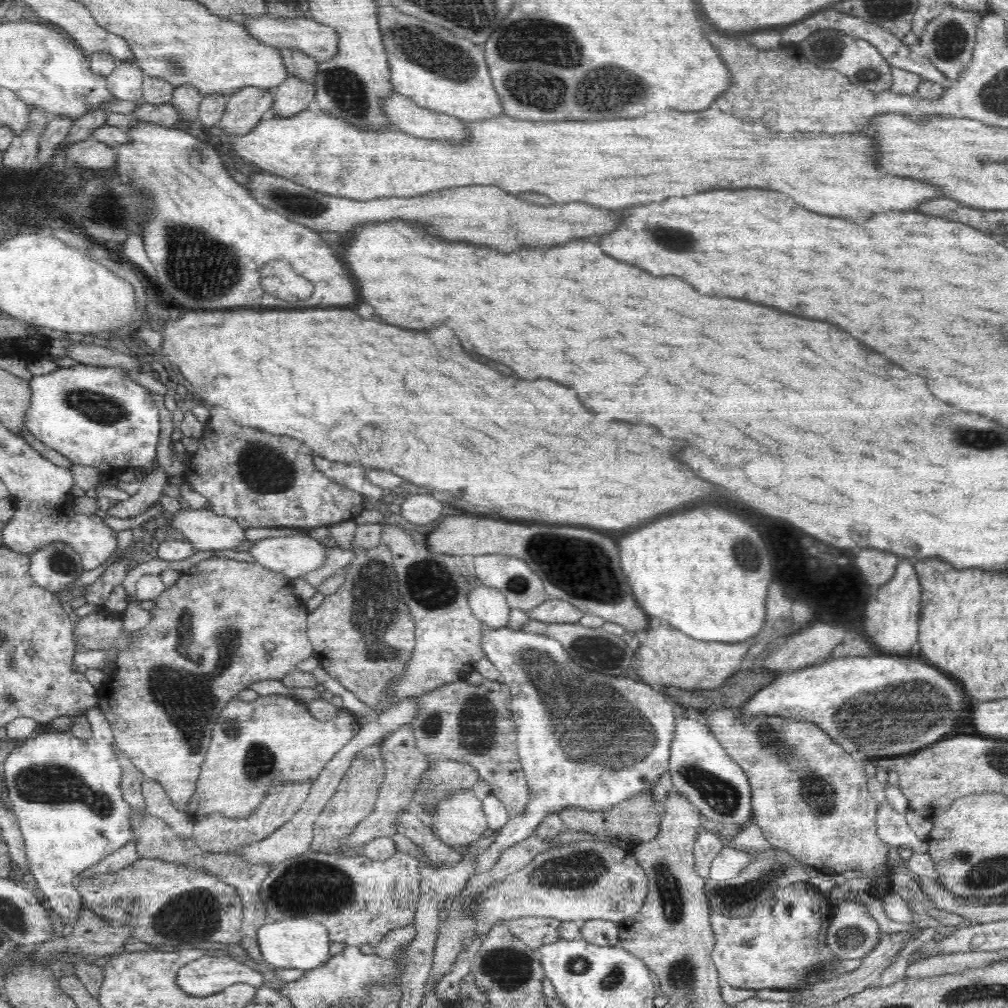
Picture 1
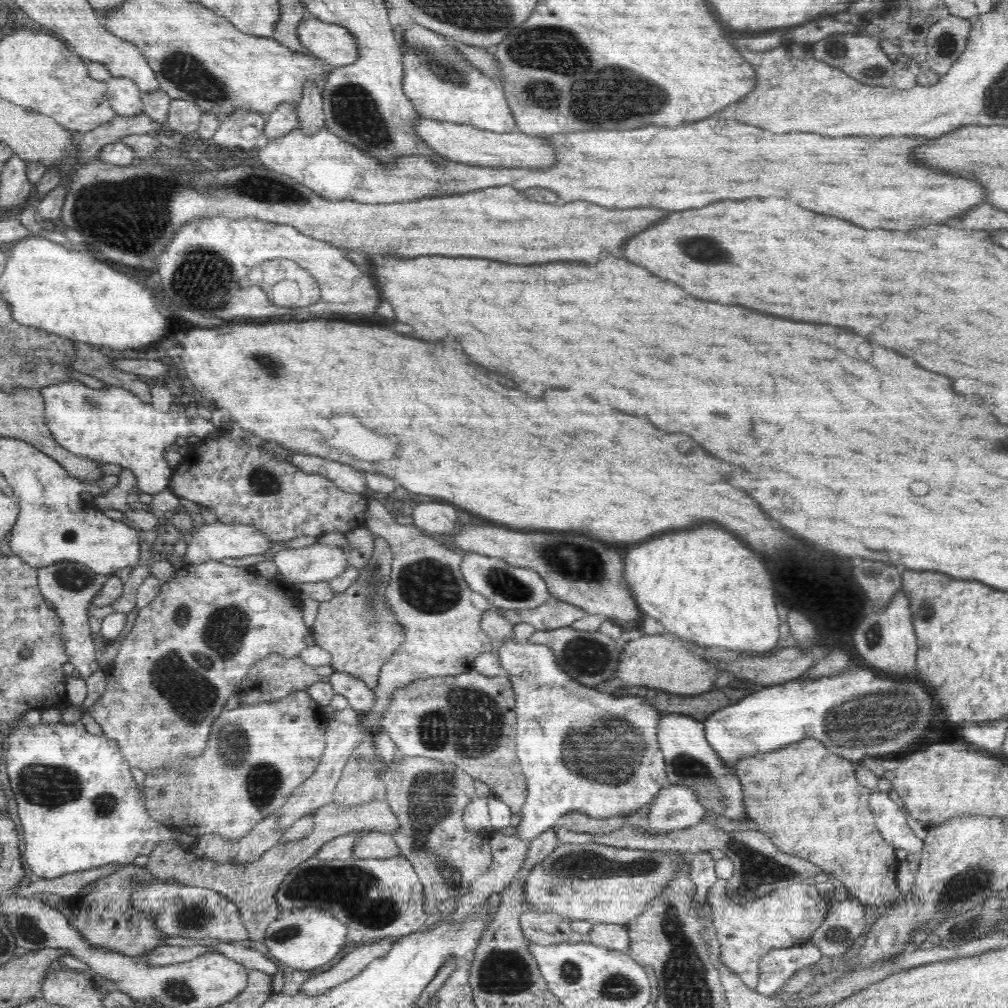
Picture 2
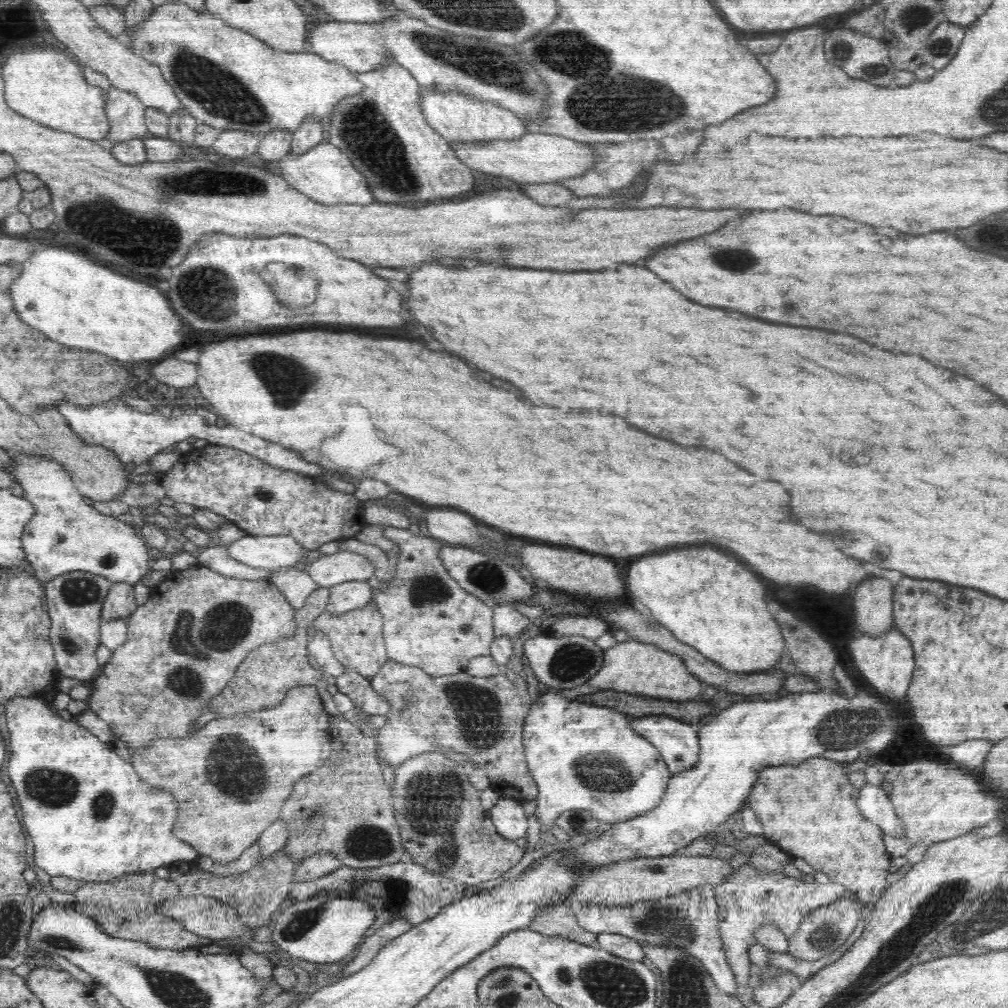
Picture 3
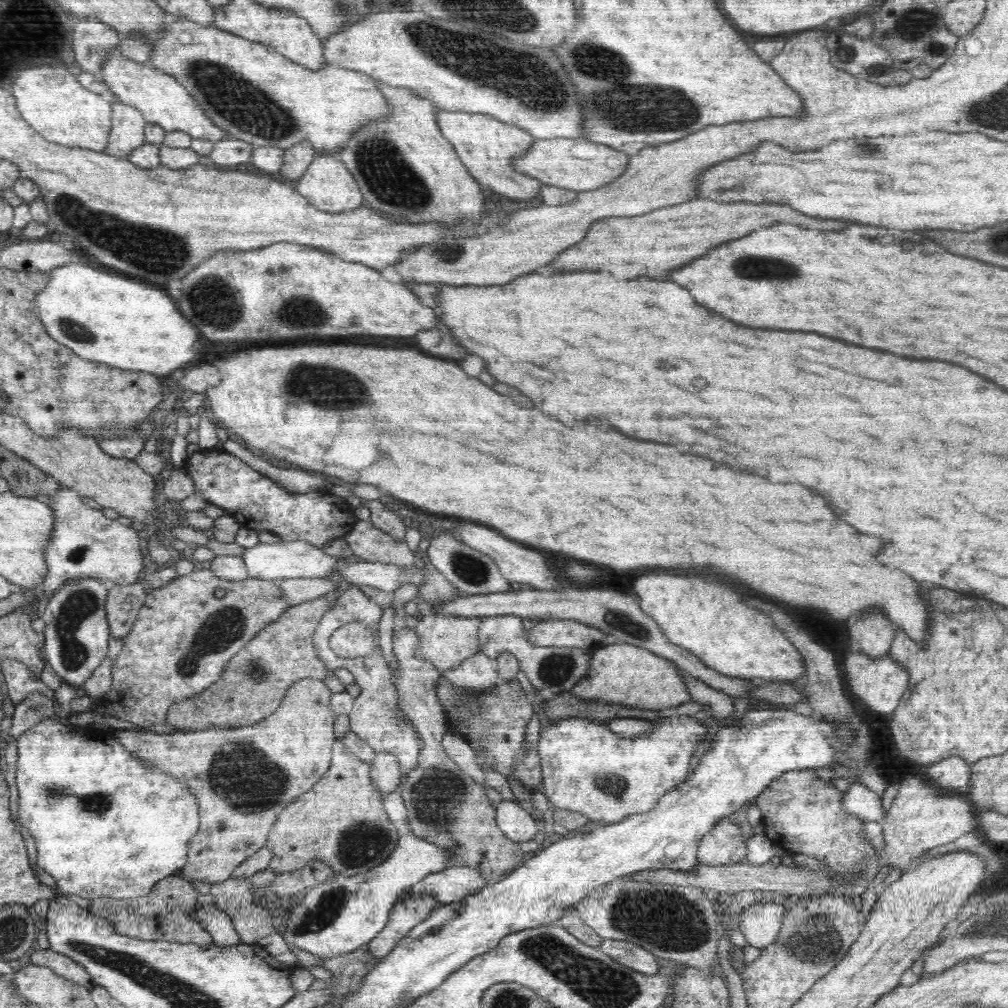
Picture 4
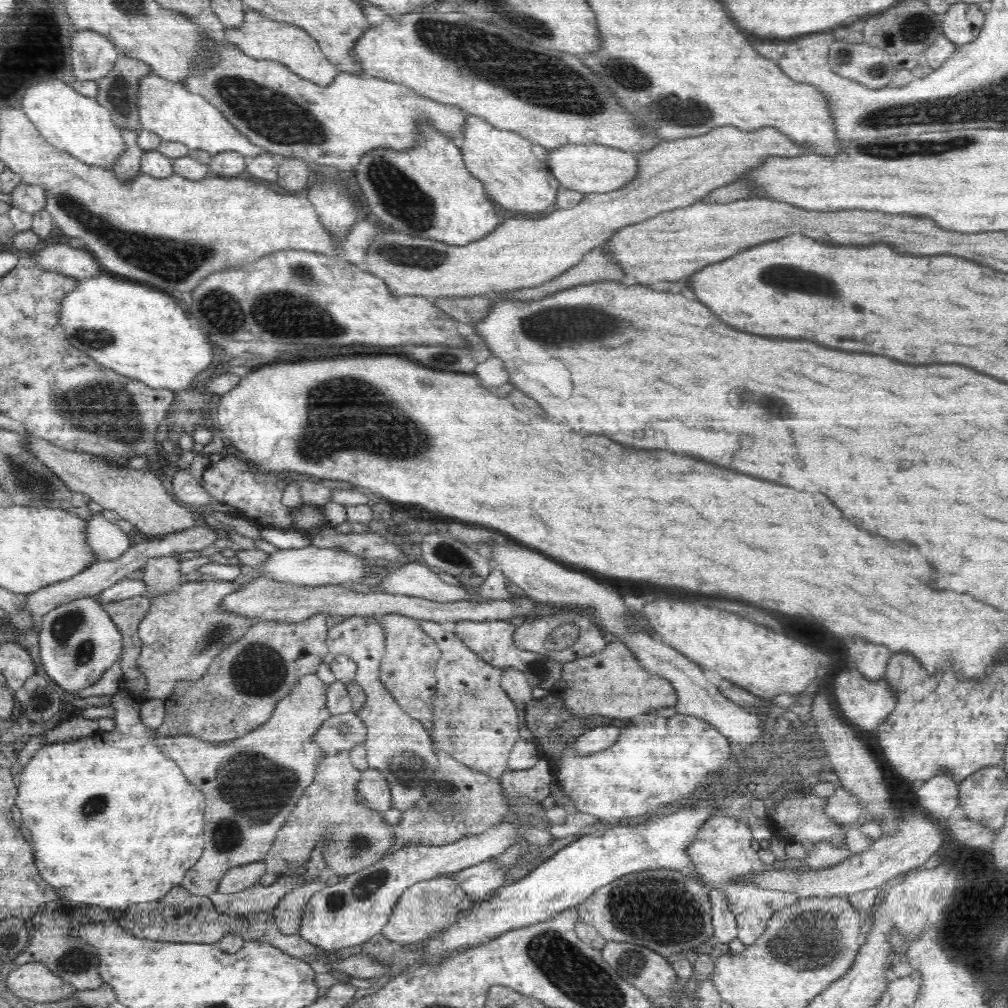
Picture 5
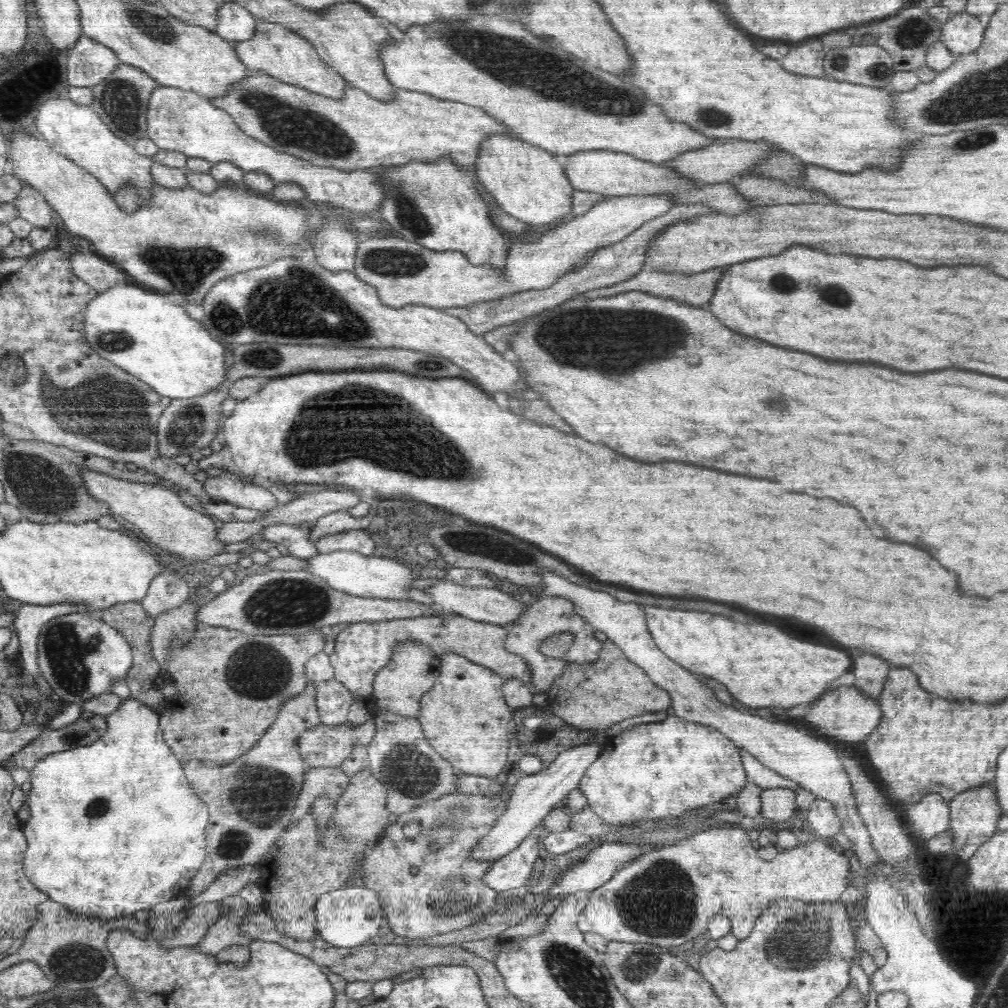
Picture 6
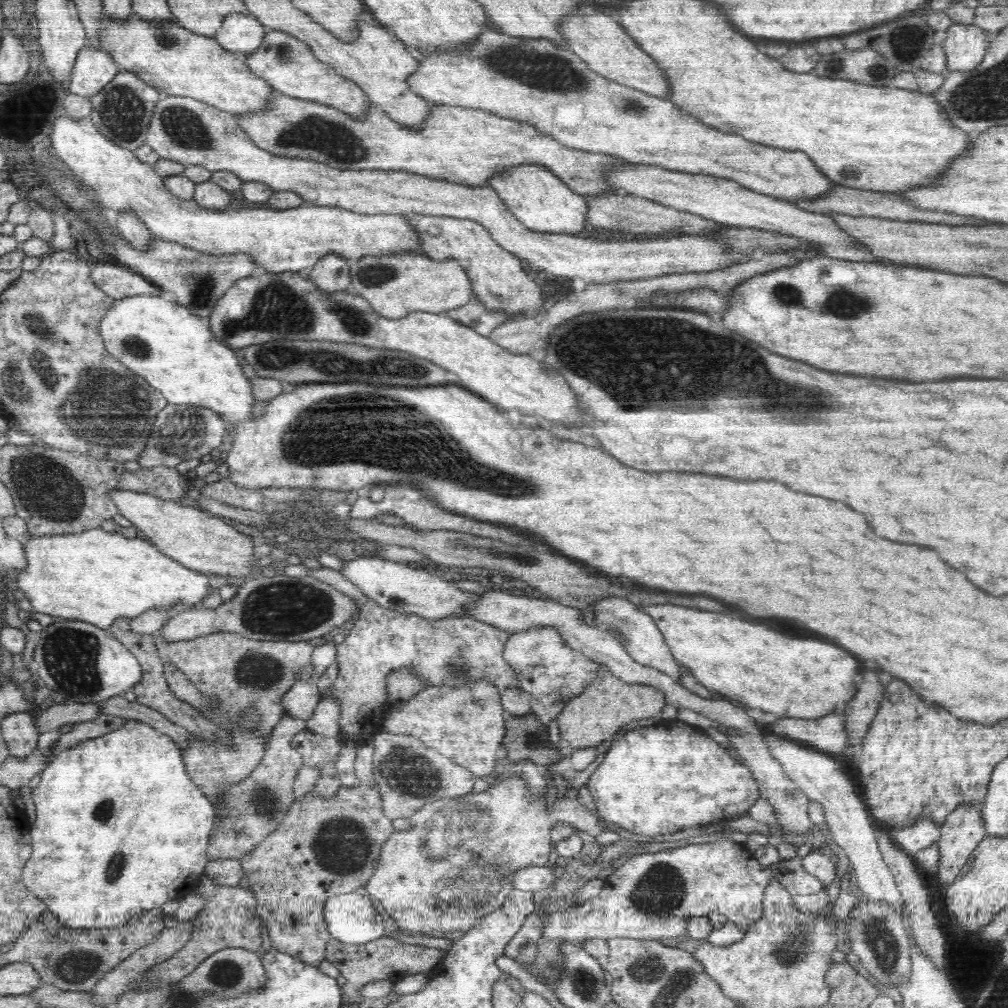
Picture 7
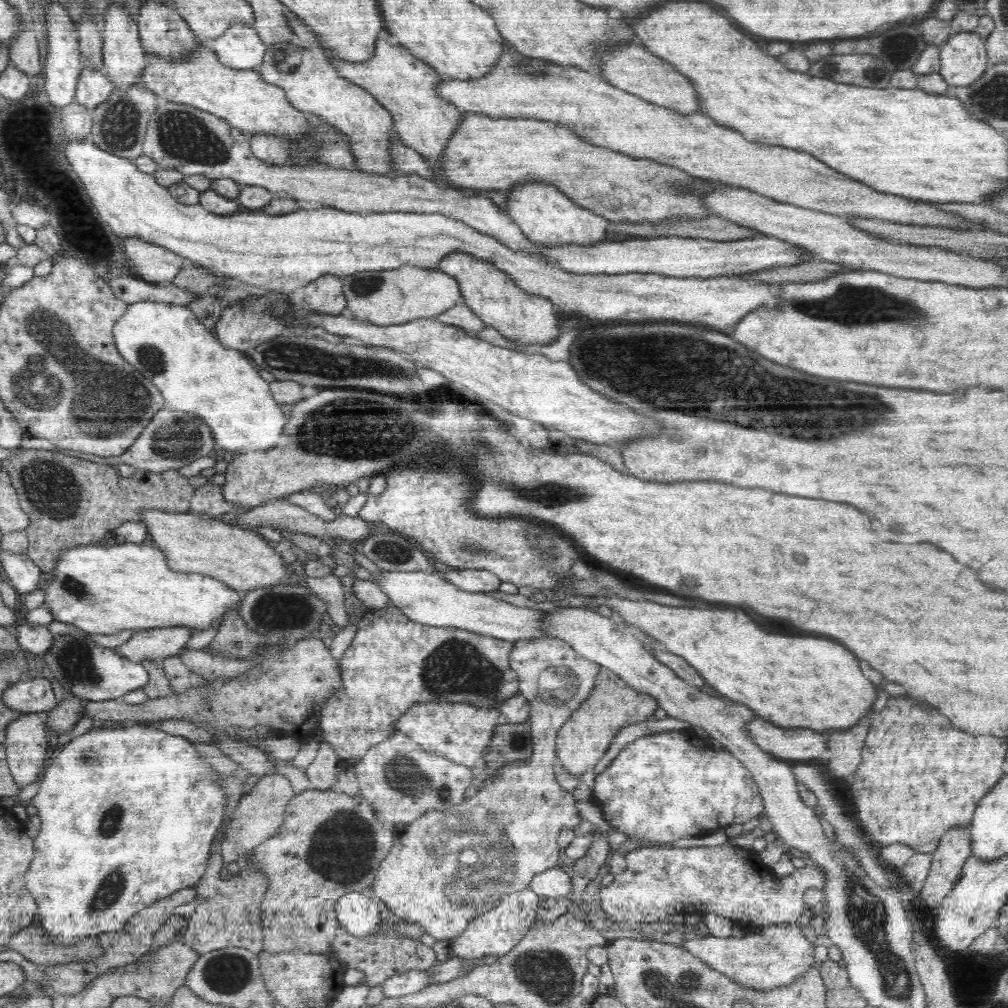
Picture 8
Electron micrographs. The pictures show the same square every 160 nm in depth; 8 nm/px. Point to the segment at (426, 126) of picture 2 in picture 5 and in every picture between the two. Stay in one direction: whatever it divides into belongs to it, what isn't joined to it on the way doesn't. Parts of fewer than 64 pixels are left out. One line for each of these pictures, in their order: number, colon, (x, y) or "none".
3: (533, 158)
4: (576, 164)
5: (593, 168)

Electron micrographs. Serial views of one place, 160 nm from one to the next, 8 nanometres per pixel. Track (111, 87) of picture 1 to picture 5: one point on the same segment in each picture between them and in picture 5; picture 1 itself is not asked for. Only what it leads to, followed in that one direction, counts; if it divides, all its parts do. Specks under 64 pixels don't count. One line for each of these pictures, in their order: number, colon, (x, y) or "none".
2: (124, 95)
3: (126, 114)
4: (127, 131)
5: (128, 165)

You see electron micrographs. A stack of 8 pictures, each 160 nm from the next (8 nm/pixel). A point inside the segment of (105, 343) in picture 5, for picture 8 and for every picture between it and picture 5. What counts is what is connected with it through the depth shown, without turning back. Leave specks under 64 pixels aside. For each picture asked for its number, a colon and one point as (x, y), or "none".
6: (140, 331)
7: (155, 337)
8: (166, 343)

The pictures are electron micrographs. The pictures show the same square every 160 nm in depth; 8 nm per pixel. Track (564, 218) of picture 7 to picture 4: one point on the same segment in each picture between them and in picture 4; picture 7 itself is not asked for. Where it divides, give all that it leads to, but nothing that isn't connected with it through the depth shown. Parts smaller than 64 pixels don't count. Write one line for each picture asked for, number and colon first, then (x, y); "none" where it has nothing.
4: (487, 147)
5: (512, 169)
6: (527, 182)

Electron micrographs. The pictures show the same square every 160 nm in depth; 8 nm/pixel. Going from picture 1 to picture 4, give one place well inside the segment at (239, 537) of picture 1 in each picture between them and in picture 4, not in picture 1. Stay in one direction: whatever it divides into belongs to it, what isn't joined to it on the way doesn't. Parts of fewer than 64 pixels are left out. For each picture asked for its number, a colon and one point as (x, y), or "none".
2: (212, 541)
3: (270, 553)
4: (294, 559)

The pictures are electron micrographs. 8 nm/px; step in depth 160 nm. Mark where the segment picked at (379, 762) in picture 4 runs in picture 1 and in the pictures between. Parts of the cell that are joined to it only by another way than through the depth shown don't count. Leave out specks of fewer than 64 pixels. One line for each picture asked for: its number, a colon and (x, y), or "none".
1: (472, 724)
2: (469, 720)
3: (482, 718)

